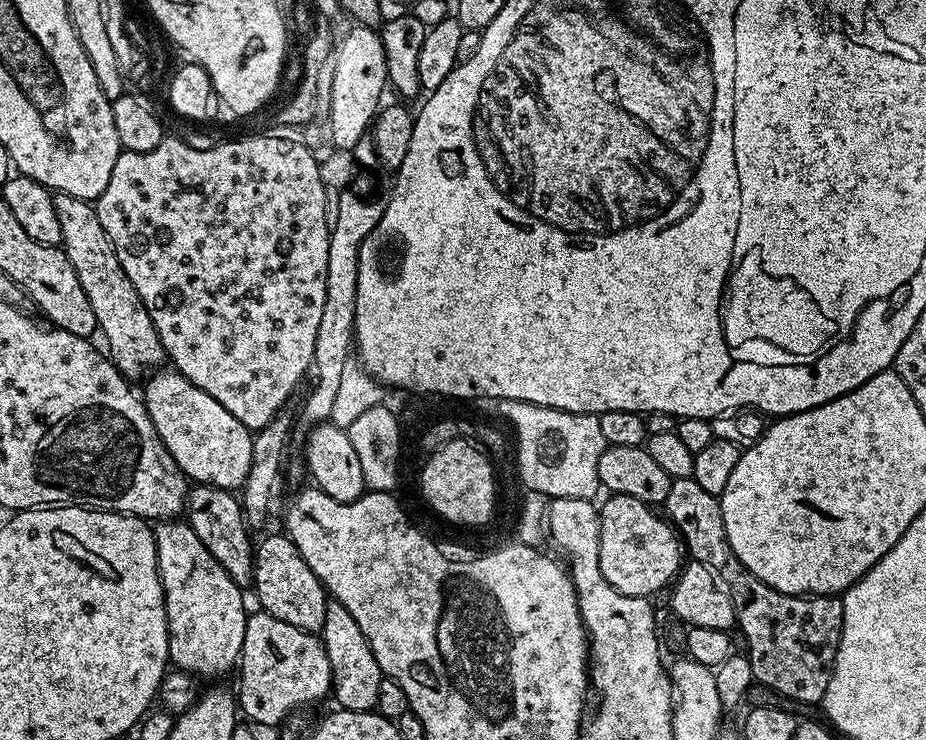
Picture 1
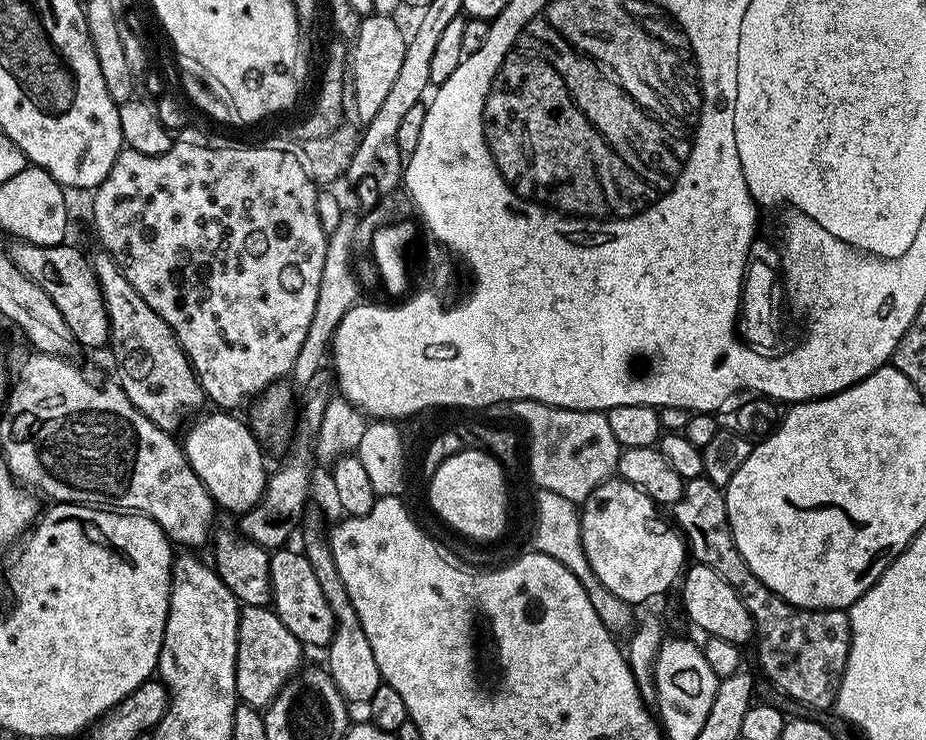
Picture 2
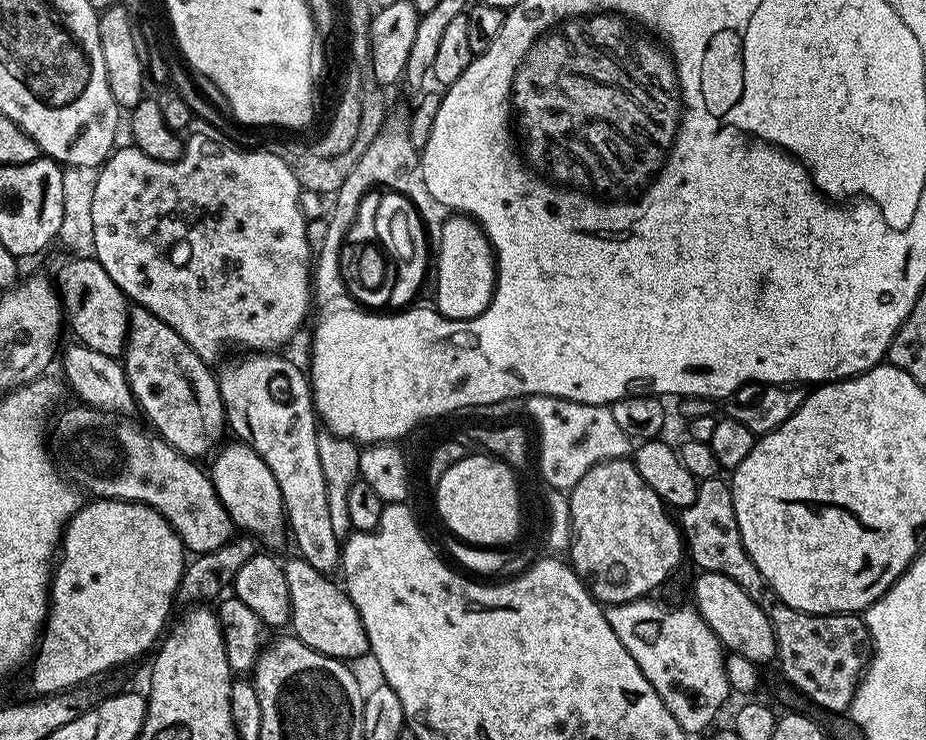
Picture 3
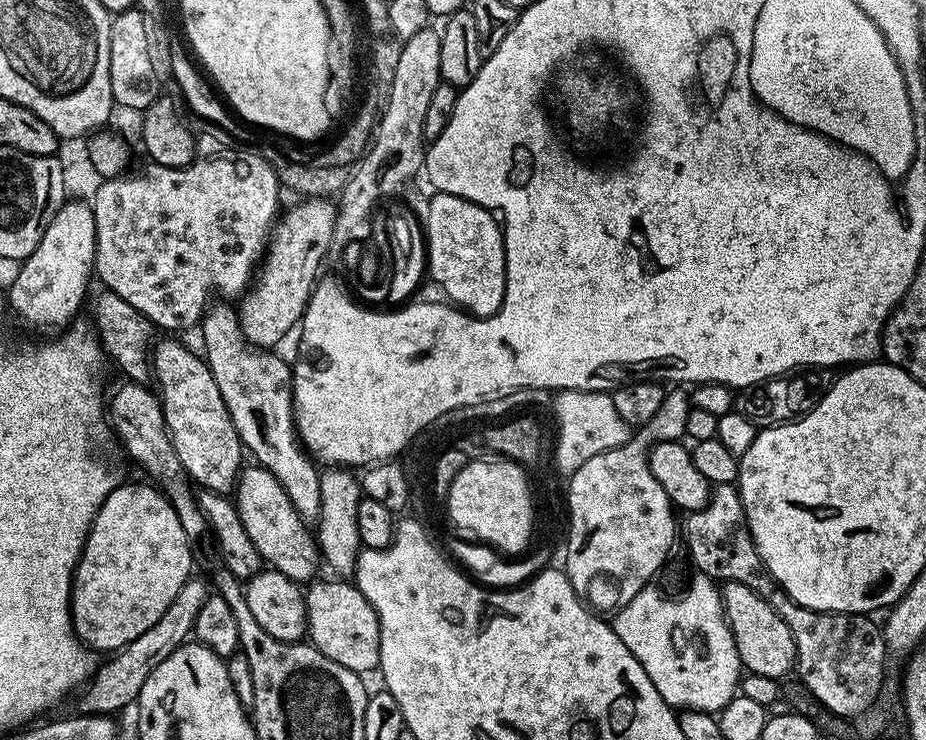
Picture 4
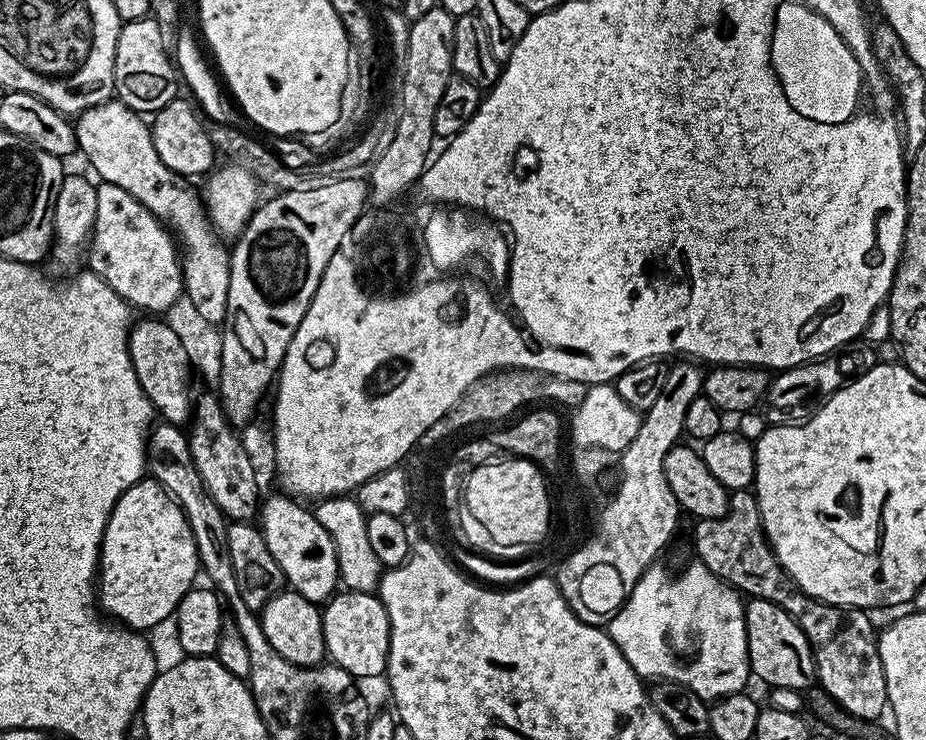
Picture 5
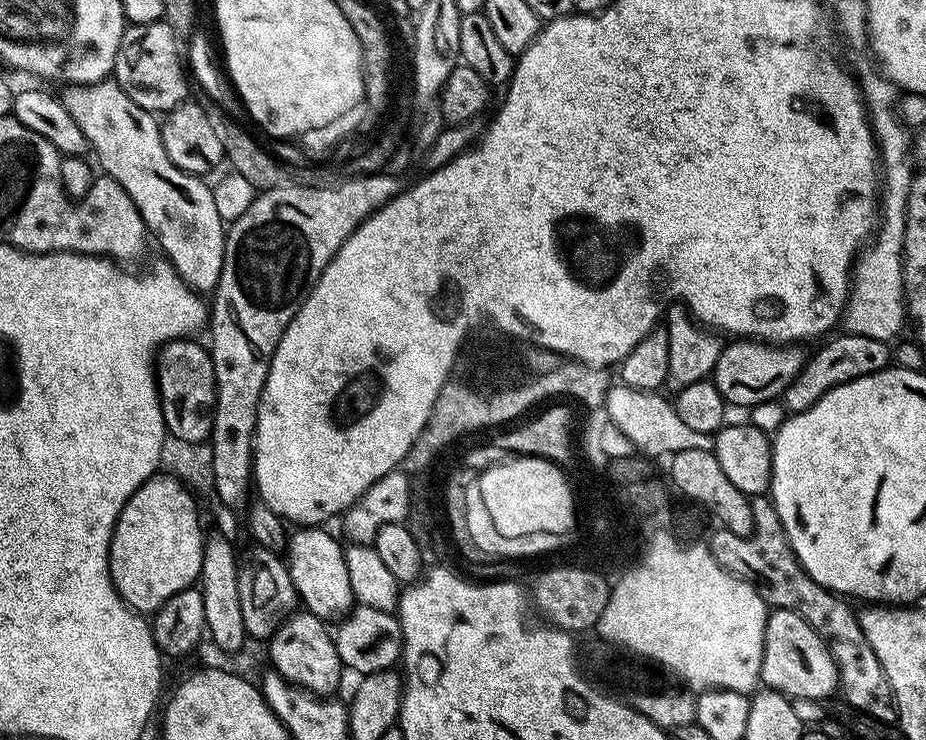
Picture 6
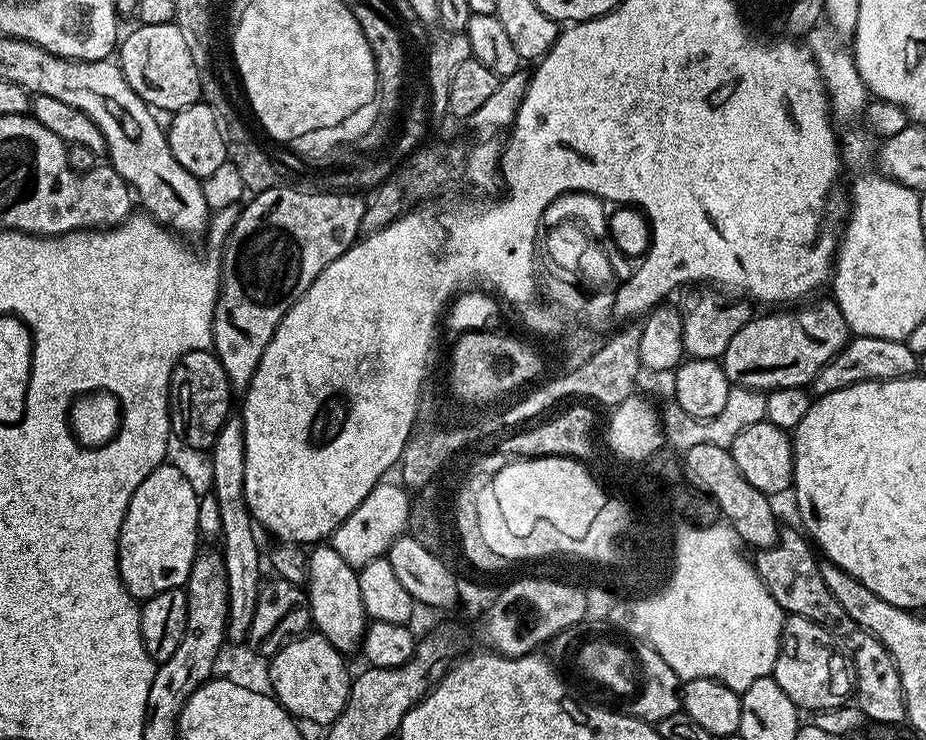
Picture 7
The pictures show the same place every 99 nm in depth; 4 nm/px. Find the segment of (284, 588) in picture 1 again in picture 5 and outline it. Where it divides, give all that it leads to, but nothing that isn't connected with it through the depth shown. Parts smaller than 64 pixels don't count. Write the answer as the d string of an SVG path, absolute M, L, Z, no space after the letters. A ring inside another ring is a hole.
M340 590L323 605L322 630L326 642L326 656L331 663L346 670L354 678L383 677L388 670L390 650L390 618L379 595L371 592Z

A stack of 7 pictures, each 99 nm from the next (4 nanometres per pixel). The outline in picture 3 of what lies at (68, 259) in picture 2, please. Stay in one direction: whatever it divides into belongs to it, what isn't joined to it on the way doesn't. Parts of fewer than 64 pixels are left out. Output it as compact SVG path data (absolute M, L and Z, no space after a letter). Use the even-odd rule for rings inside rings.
M73 254L68 258L54 280L70 324L72 320L72 332L76 335L73 337L90 350L98 350L107 356L123 357L124 346L128 342L128 297L95 258L88 259Z

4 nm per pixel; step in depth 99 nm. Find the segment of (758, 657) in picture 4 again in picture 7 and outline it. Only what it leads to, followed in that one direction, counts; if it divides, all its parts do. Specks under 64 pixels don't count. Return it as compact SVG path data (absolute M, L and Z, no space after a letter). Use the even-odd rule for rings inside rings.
M789 615L784 621L784 633L780 636L780 653L776 665L772 667L772 679L786 690L789 698L796 703L797 709L809 708L815 714L827 708L838 708L853 695L856 686L856 674L852 670L852 662L847 655L831 639L830 633L822 626L810 622L801 616Z

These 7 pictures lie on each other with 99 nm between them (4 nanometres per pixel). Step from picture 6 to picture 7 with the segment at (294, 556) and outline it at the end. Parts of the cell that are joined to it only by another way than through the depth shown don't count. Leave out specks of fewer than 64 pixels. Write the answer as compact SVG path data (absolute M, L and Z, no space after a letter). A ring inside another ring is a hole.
M316 546L308 552L308 605L312 611L315 631L322 635L339 652L351 654L364 642L364 632L370 623L362 606L362 590L358 590L358 572L351 568L331 546Z

